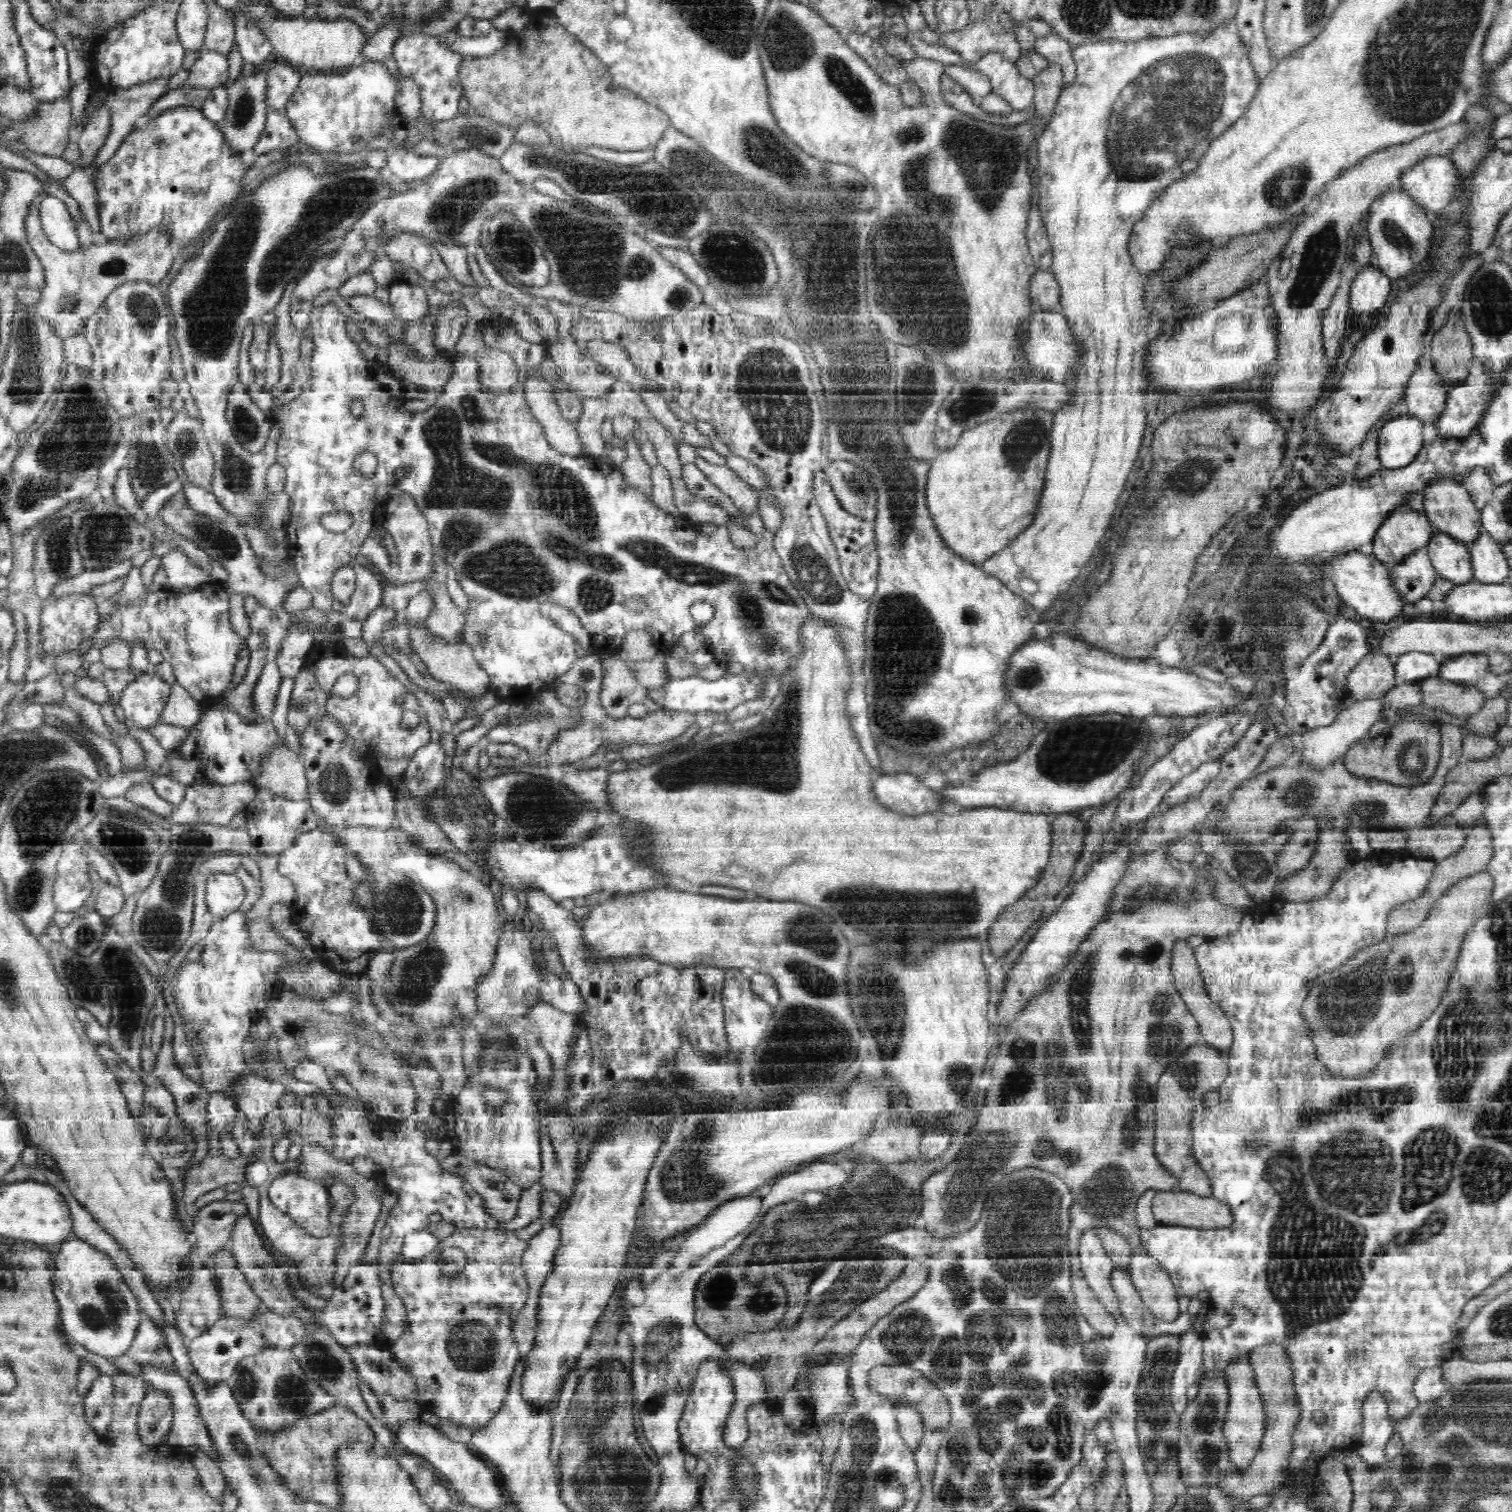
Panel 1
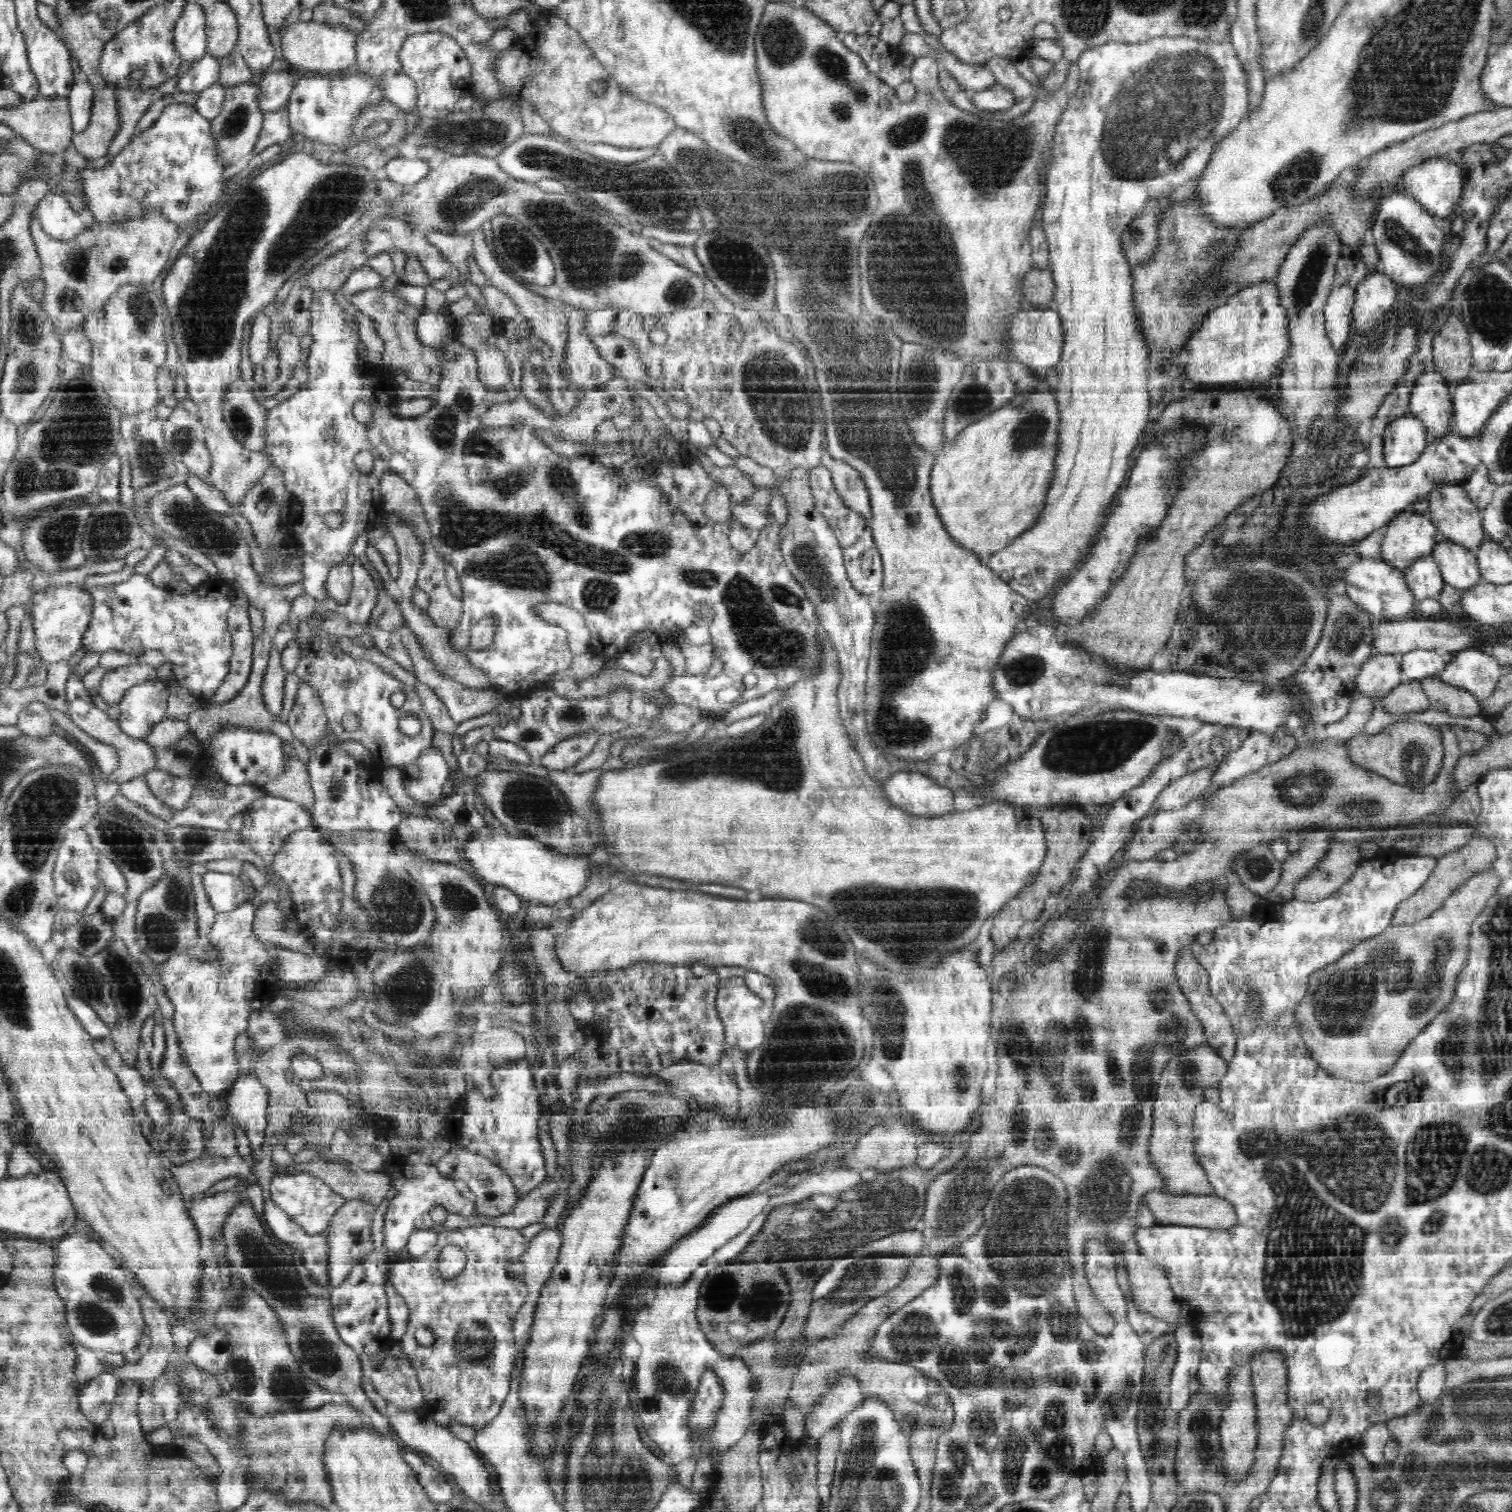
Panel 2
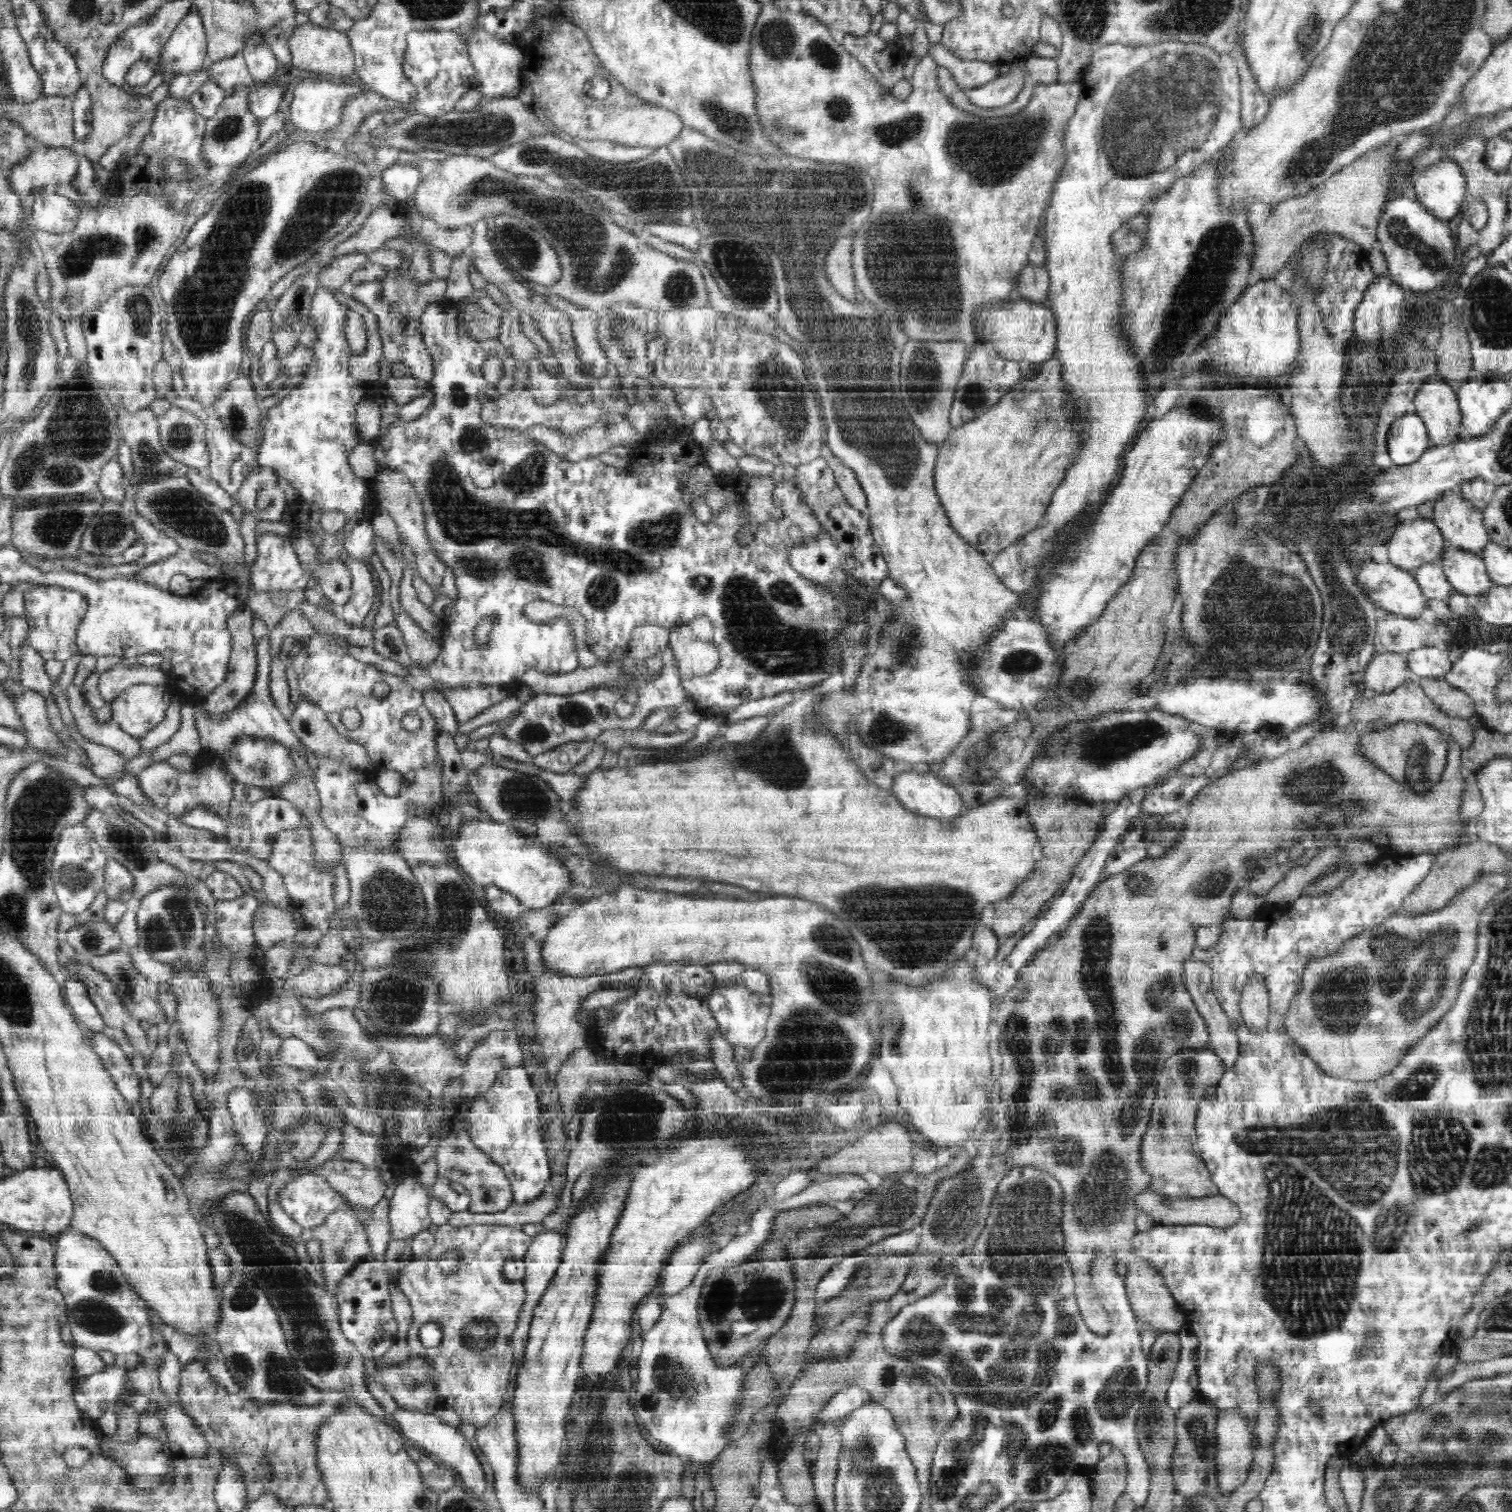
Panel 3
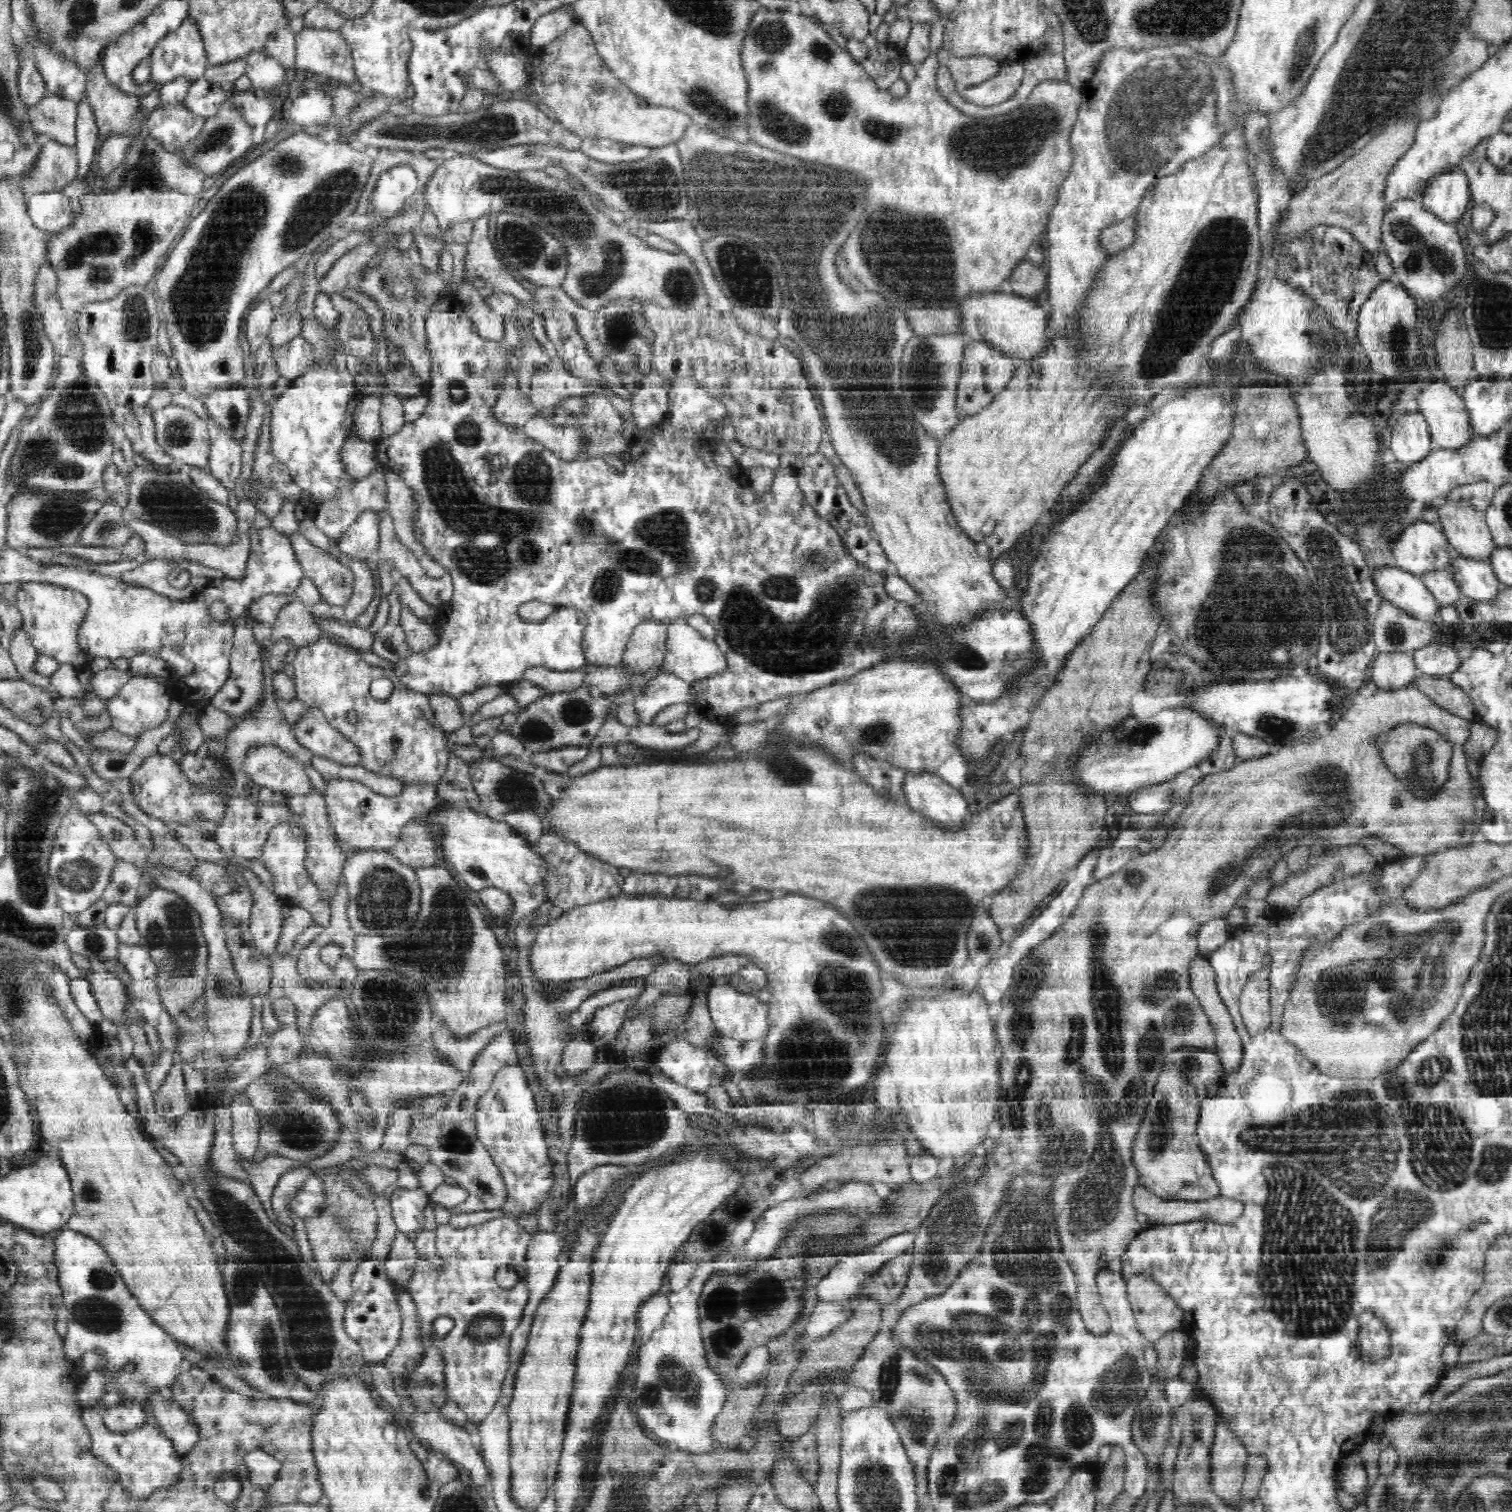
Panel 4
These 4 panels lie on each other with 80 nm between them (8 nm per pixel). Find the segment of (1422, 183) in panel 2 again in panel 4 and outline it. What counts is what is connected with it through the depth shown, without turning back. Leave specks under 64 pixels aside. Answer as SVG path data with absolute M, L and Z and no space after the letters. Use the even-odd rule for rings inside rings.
M1456 167L1432 178L1420 201L1424 208L1442 221L1458 223L1466 212L1469 200L1468 177Z

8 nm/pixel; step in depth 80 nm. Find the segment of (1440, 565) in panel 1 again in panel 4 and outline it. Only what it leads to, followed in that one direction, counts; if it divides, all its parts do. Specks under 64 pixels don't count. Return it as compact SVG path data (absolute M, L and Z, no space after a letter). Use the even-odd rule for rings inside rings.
M1456 556L1453 566L1448 570L1455 583L1462 589L1462 596L1479 602L1494 602L1507 585L1499 581L1492 571L1492 566L1482 560L1468 560L1464 556Z

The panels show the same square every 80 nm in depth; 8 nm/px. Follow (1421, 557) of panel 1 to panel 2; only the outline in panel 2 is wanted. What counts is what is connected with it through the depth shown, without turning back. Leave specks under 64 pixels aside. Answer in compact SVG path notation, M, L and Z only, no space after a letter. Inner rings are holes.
M1431 556L1423 557L1408 569L1402 570L1416 599L1436 598L1442 592L1444 579Z

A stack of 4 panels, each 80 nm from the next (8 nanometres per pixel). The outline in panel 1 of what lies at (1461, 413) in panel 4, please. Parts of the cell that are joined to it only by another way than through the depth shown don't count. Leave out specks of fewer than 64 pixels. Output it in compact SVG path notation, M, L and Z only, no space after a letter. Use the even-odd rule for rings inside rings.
M1426 355L1422 356L1403 394L1406 414L1418 417L1426 425L1434 424L1443 414L1448 388L1449 385L1437 373L1432 361Z

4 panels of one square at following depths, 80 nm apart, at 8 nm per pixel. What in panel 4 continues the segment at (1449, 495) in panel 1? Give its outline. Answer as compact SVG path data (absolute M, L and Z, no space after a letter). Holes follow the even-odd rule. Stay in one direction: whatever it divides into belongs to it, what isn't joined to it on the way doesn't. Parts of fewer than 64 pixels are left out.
M1443 499L1436 504L1438 511L1438 525L1443 529L1443 533L1447 536L1448 544L1465 559L1482 560L1488 562L1491 559L1492 552L1496 548L1496 544L1492 538L1490 529L1485 521L1485 513L1475 509L1470 502L1460 500Z

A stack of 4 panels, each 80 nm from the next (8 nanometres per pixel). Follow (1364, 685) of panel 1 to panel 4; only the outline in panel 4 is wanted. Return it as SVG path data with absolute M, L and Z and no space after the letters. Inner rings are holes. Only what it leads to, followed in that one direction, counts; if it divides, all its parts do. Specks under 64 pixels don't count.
M1408 652L1379 653L1372 663L1369 680L1379 690L1402 688L1414 681L1417 665Z

